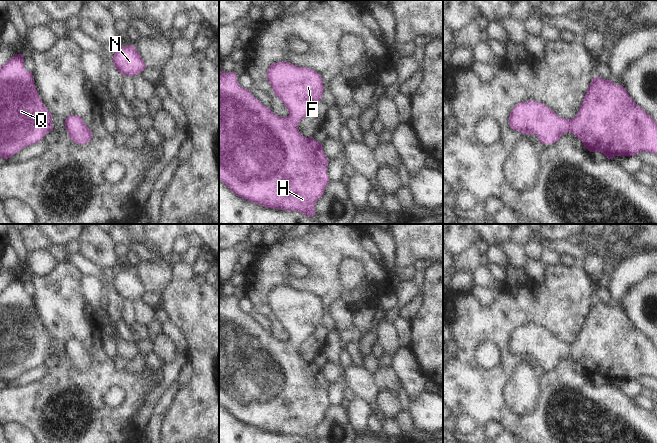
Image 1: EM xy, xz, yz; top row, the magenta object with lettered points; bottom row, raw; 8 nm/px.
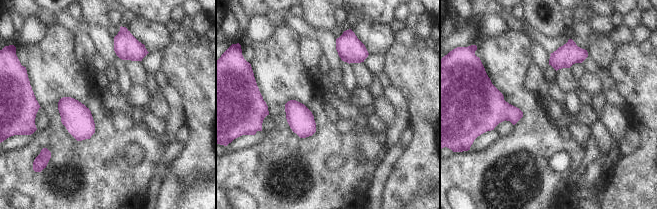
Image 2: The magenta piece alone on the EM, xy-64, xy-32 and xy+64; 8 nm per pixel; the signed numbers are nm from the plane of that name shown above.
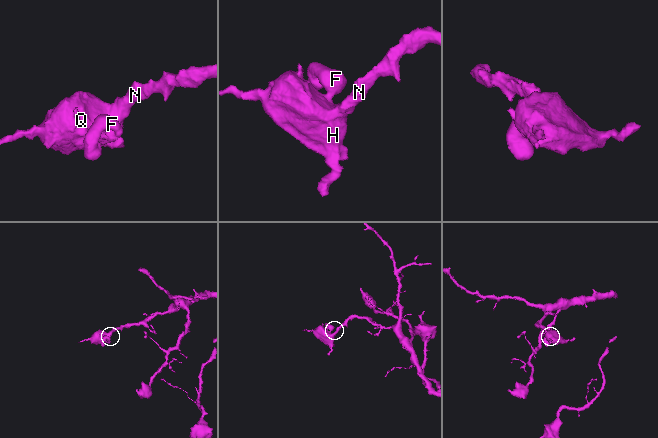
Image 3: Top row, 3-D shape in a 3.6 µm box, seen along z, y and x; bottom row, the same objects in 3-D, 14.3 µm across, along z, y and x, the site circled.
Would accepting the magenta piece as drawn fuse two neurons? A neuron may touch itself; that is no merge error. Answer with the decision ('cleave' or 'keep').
keep

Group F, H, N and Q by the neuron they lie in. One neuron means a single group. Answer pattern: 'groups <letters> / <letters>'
groups F H N Q

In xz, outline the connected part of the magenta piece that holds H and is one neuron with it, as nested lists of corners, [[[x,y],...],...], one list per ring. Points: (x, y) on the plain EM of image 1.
[[[289,286],[271,288],[267,304],[289,336],[288,341],[274,338],[269,331],[256,323],[249,313],[242,312],[232,295],[219,294],[219,404],[243,423],[266,432],[298,435],[309,441],[315,438],[315,427],[323,420],[329,407],[326,382],[322,367],[313,361],[304,361],[298,354],[299,346],[311,336],[323,319],[322,301],[313,293],[298,291]]]

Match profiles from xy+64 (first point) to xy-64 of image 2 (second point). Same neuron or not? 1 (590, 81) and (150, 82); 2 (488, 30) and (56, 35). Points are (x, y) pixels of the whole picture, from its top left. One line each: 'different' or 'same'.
1: different
2: different

